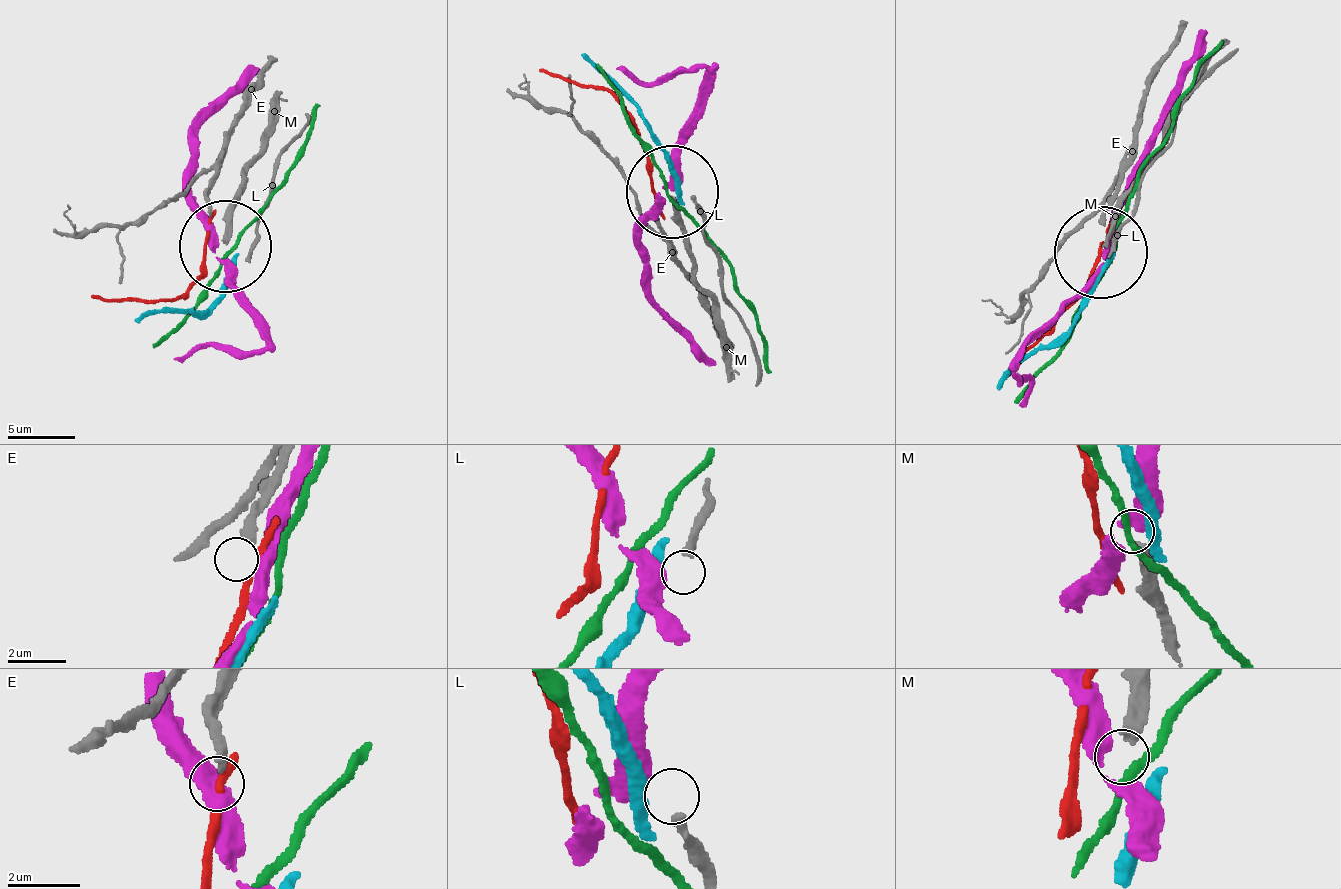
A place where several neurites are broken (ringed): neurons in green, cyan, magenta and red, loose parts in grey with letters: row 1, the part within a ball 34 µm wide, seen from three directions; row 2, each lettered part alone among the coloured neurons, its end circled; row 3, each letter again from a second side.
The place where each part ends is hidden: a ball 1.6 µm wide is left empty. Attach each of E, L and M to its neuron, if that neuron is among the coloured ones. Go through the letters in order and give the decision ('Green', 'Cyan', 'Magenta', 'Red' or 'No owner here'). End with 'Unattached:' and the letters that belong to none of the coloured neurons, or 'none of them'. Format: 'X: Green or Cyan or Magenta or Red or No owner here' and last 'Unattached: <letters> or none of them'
E: No owner here
L: No owner here
M: No owner here
Unattached: E, L, M

